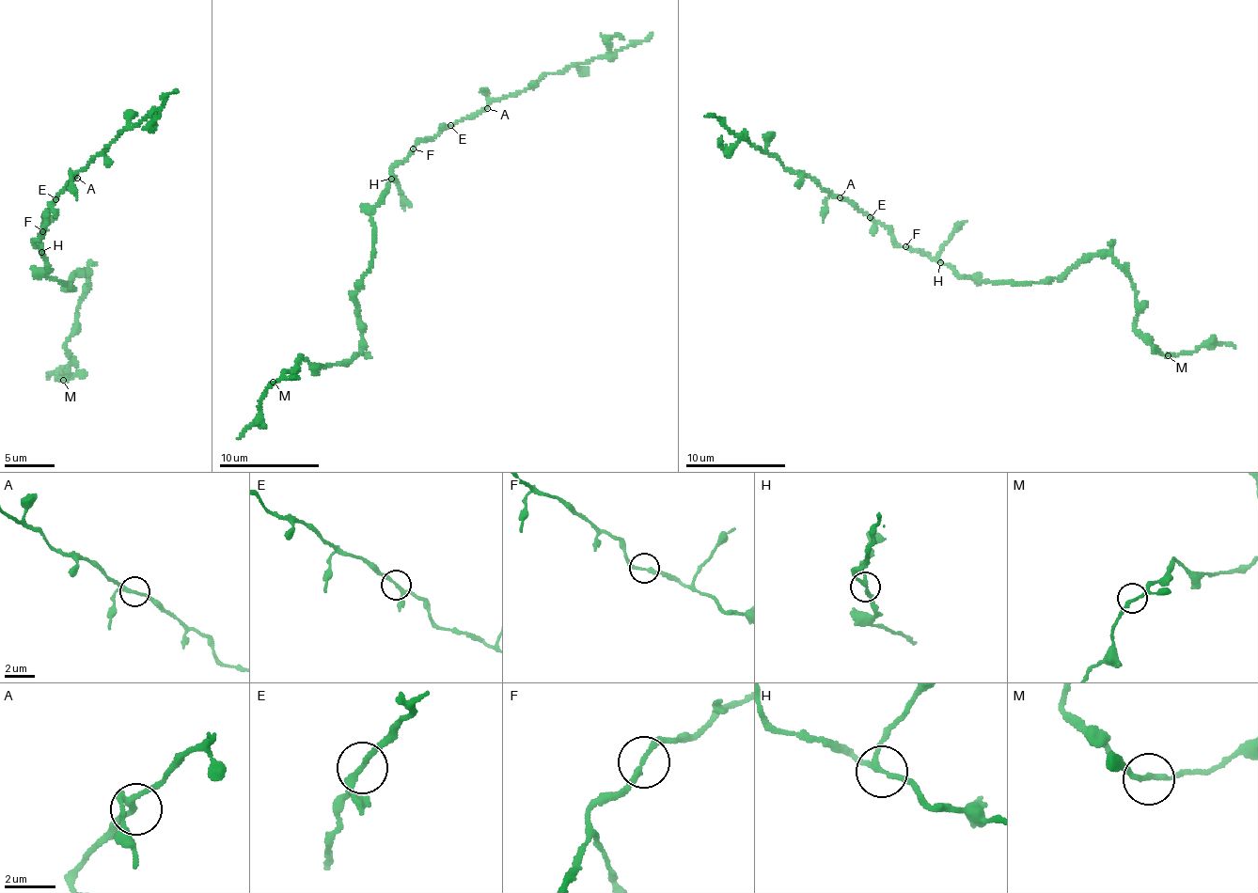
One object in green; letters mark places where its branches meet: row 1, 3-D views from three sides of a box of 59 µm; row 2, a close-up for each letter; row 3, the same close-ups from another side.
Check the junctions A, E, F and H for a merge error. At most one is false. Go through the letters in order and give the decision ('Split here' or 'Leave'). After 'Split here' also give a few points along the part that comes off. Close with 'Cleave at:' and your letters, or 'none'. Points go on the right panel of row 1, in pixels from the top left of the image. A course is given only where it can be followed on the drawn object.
A: Leave
E: Leave
F: Leave
H: Leave
Cleave at: none

